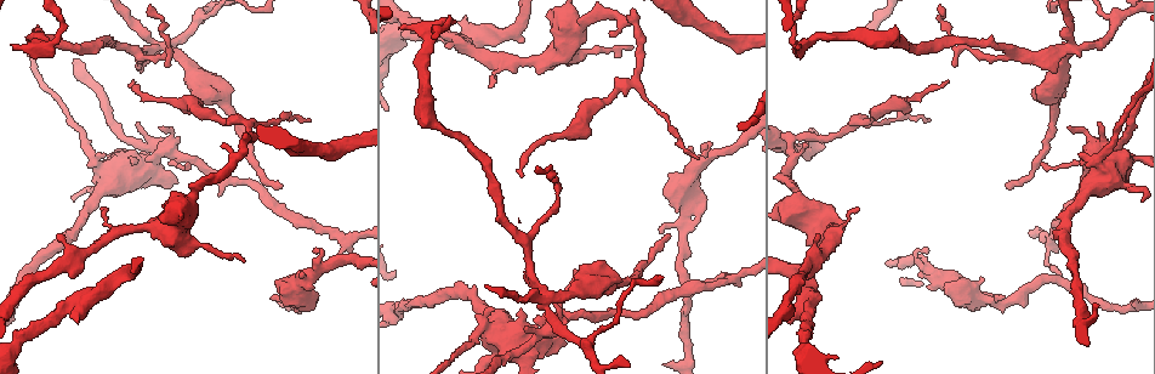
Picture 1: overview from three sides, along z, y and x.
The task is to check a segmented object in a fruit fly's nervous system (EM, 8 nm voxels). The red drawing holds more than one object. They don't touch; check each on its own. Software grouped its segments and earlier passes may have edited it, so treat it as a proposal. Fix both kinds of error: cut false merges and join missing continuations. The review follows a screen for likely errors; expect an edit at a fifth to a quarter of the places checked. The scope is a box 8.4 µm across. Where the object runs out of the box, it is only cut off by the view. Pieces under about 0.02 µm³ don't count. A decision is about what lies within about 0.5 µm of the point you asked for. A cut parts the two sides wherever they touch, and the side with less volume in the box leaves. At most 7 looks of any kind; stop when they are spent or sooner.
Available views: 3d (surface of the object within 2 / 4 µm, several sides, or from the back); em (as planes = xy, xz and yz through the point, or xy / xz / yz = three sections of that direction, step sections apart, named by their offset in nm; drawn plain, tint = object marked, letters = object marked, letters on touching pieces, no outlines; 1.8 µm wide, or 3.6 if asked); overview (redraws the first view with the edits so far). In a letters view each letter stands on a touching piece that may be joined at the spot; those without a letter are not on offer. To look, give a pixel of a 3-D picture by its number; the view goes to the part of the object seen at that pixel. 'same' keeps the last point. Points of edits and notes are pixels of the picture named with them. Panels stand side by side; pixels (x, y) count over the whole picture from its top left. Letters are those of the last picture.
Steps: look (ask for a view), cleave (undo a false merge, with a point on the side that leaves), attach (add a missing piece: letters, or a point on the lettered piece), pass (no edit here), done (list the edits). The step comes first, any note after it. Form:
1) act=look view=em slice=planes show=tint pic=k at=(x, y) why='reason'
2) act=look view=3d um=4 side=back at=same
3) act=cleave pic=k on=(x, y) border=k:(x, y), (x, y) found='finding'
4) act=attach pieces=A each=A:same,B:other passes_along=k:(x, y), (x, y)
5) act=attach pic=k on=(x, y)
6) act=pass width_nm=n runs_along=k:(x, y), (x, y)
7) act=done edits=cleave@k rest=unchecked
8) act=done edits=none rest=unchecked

act=look view=em slice=yz step=16 show=tint pic=1 at=(1126, 162) why='sharp bend'

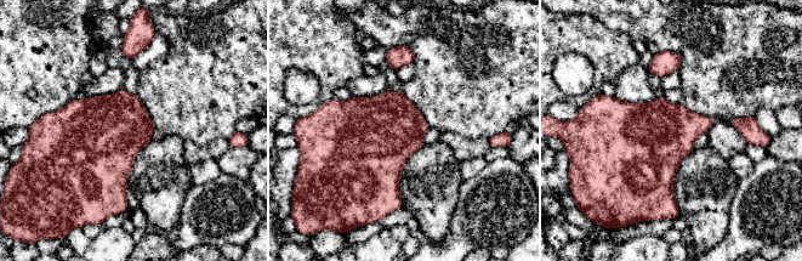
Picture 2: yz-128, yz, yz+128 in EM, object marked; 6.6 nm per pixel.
act=look view=em slice=planes show=letters at=same

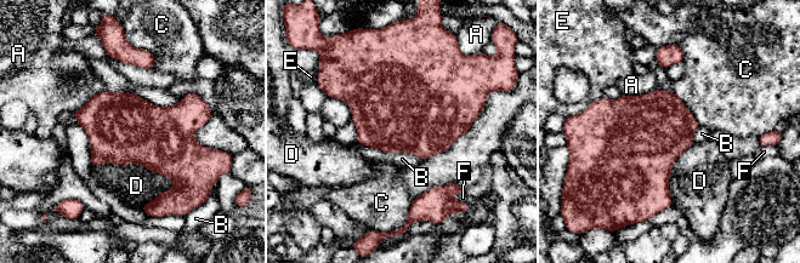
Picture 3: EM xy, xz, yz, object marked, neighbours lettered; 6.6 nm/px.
act=pass each=A:other,B:other,C:other,D:other,E:other,F:other border=3:(357, 142), (423, 160) found='one neuron here'

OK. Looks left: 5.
act=look view=em slice=planes show=letters pic=1 at=(1066, 48) why='four or more arms meet'

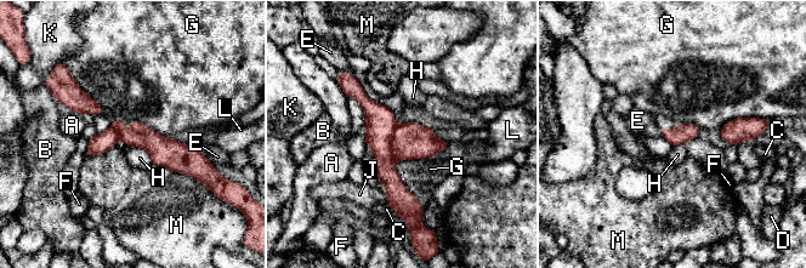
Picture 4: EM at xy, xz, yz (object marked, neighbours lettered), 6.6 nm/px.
act=cleave pic=4 on=(409, 141) width_nm=120 longest_contact=G:260nm each=A:other,B:other,C:other,D:other,E:other,F:other,G:other,H:other,J:other,K:other,L:other,M:other found='two neurons meet here'

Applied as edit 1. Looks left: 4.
act=look view=3d um=4 pic=1 at=(1048, 238) why='three-way junction'

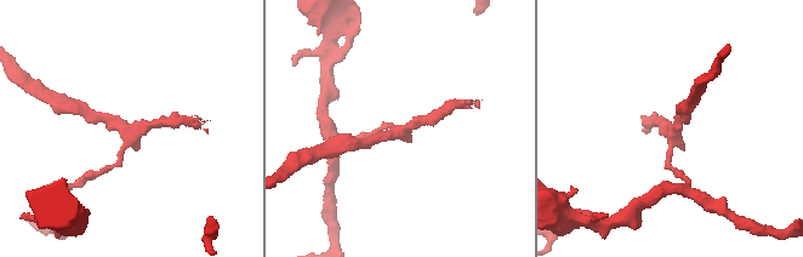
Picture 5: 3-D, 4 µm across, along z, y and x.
act=look view=em slice=xz step=4 show=tint pic=5 at=(394, 129) arms=3

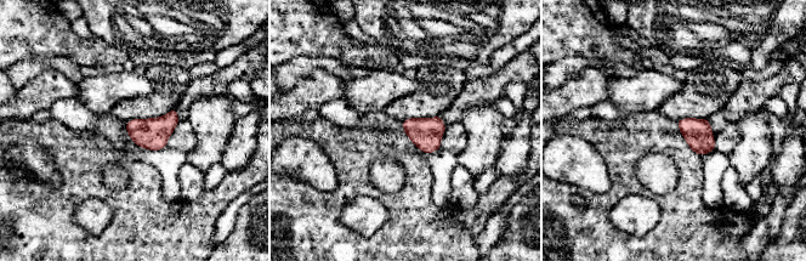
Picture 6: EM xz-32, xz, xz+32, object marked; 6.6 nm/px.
act=look view=em slice=xz step=4 show=letters at=same why='what lies round it'

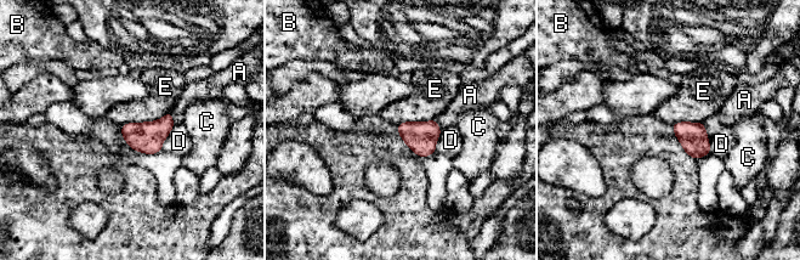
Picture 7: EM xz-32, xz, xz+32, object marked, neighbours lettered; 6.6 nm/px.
act=pass width_nm=190 longest_contact=E:340nm each=A:other,B:other,C:other,D:other,E:other found='continuous, no second neuron'

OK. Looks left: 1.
act=done edits=cleave@4 rest=unchecked

